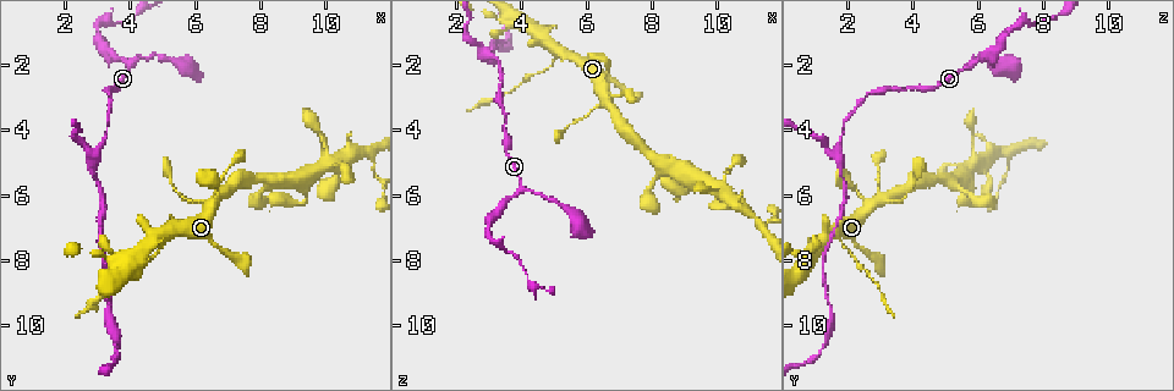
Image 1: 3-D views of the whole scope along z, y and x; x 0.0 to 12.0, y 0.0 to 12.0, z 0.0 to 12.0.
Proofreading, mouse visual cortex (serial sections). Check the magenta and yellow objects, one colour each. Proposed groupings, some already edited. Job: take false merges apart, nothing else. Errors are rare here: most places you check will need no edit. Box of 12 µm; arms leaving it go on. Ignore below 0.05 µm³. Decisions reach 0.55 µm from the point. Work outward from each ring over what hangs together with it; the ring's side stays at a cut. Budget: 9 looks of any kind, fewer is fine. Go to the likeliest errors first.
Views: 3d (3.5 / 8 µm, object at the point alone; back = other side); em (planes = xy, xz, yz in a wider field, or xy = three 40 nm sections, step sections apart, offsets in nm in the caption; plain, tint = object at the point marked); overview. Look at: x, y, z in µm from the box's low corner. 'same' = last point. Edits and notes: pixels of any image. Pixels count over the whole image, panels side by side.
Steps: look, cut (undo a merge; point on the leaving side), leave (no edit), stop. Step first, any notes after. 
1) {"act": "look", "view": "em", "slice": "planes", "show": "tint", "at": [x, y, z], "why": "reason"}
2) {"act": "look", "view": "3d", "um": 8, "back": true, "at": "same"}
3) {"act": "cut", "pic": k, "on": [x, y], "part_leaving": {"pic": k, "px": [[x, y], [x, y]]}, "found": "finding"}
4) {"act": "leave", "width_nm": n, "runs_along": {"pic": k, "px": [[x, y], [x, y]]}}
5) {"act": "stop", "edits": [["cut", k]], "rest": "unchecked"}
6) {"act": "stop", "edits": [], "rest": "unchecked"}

{"act": "look", "view": "3d", "um": 3.5, "back": true, "at": [5.2, 7.2, 1.6], "why": "three-way junction"}

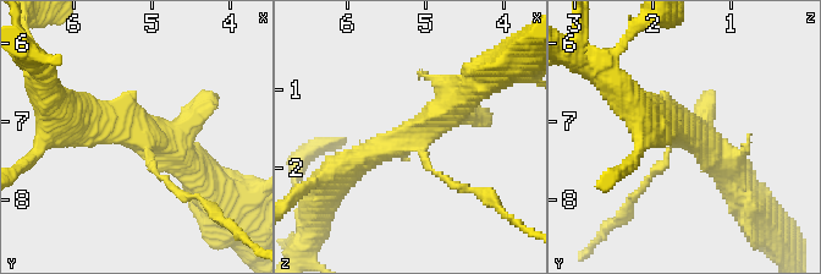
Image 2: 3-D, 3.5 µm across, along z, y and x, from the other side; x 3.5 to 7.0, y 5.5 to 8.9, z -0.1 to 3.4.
{"act": "look", "view": "em", "slice": "planes", "show": "tint", "at": [5.10, 7.15, 1.60]}

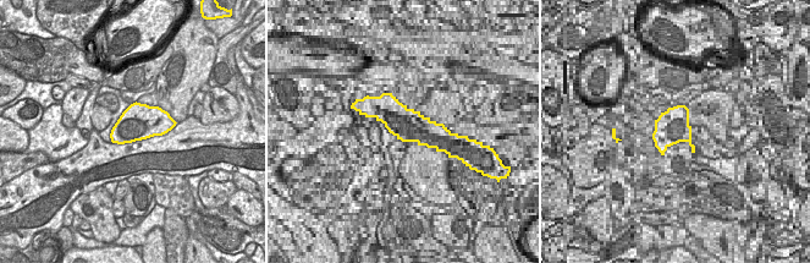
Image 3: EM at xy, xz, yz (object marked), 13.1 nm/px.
{"act": "cut", "pic": 2, "on": [169, 184], "part_leaving": {"pic": 2, "px": [[424, 151], [435, 173], [496, 207]]}, "found": "a second cell is stuck on"}

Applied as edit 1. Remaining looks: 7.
{"act": "look", "view": "3d", "um": 3.5, "at": [3.0, 4.7, 1.7], "why": "three-way junction"}

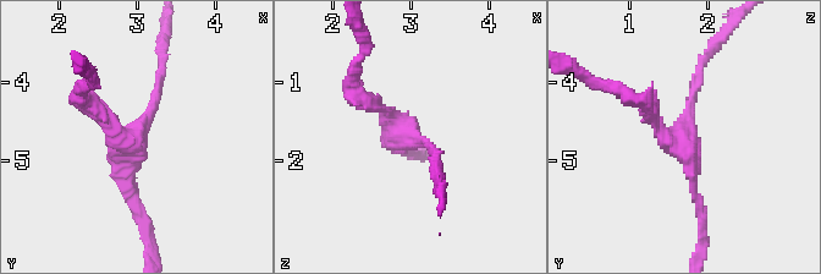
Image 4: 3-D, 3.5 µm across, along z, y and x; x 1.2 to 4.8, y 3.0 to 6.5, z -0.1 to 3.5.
{"act": "look", "view": "em", "slice": "xy", "step": 3, "show": "tint", "at": [3.00, 4.75, 1.70]}

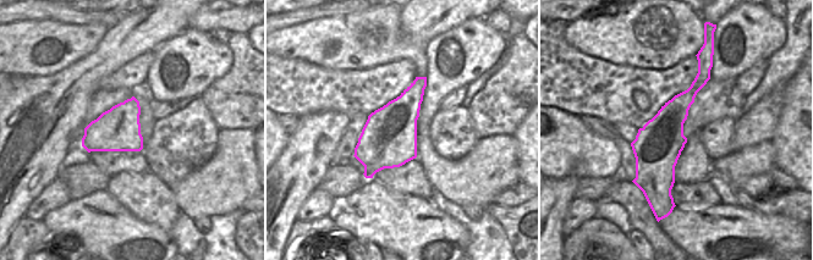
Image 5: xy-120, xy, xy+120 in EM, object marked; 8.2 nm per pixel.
{"act": "leave", "arm_widths_nm": [100, 150, 200], "runs_along": {"pic": 5, "px": [[703, 71], [663, 134], [663, 188]]}, "found": "one cell here"}

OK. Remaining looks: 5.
{"act": "look", "view": "3d", "um": 8, "at": [6.5, 6.1, 3.1], "why": "two arms in line, one across"}

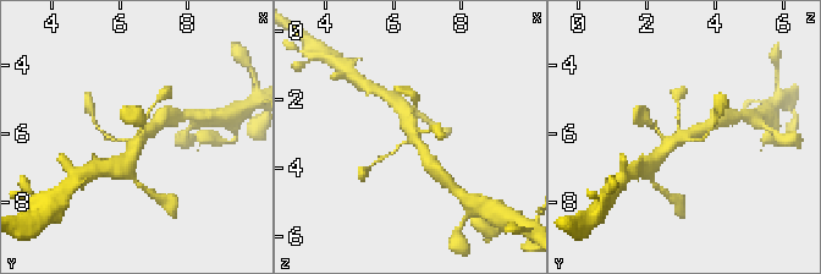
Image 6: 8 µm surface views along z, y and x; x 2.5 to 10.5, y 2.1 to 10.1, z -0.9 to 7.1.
{"act": "look", "view": "3d", "um": 3.5, "at": [6.7, 6.2, 3.0]}

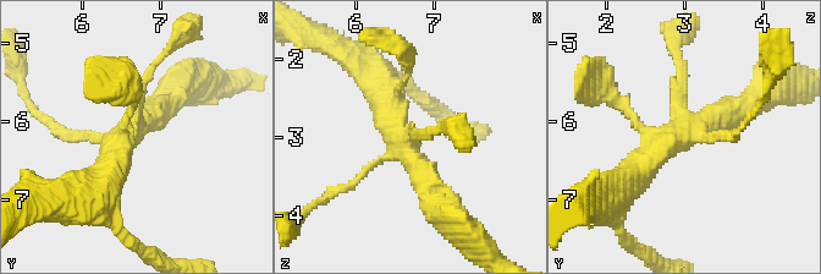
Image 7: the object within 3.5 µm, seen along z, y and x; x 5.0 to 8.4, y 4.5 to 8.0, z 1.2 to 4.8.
{"act": "look", "view": "em", "slice": "xy", "step": 1, "show": "tint", "at": [6.60, 6.15, 3.10], "why": "now the EM"}

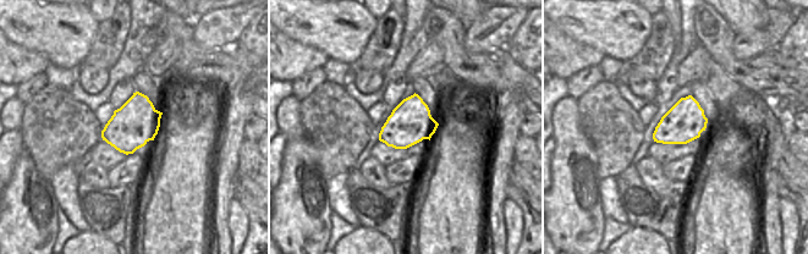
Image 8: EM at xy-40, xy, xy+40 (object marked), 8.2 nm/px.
{"act": "leave", "found": "one cell here"}

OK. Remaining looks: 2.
{"act": "look", "view": "em", "slice": "xy", "step": 3, "show": "tint", "at": [11.3, 4.8, 7.0], "why": "branch point"}

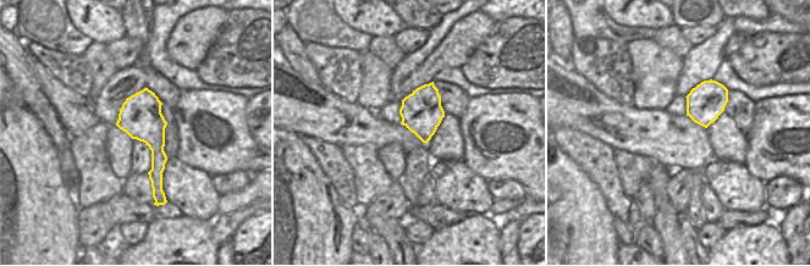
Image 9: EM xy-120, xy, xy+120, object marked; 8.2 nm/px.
{"act": "look", "view": "3d", "um": 3.5, "at": "same", "why": "see where the arms go"}

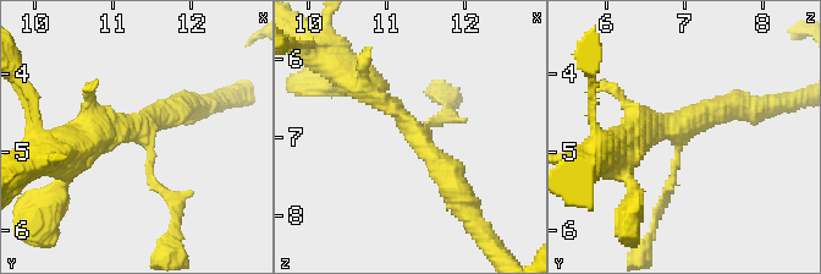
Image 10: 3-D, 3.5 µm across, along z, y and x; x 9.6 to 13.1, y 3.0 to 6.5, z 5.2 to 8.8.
{"act": "leave", "width_nm": 340, "runs_along": {"pic": 10, "px": [[354, 78], [403, 116], [456, 188]]}, "found": "continuous, no second cell"}

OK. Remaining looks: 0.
{"act": "stop", "edits": [["cut", 2]], "rest": "unchecked"}

